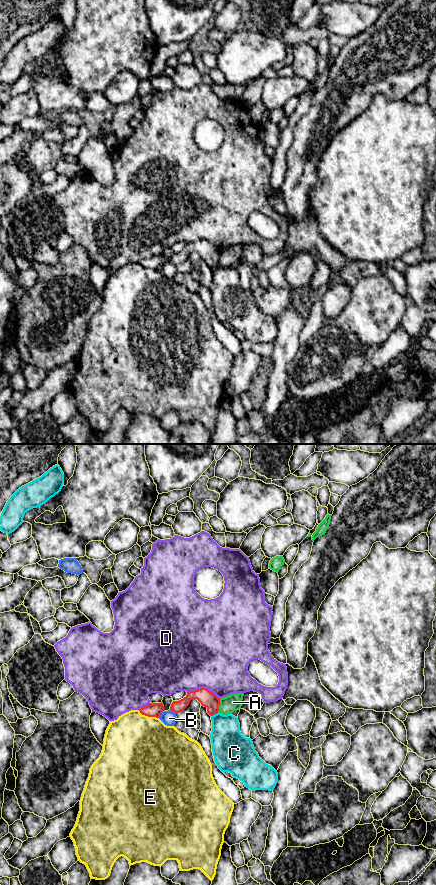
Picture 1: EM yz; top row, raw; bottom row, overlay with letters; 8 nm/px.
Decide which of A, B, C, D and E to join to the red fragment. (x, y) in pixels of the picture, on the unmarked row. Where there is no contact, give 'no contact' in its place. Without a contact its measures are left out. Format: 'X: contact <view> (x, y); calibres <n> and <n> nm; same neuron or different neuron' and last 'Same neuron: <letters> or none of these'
A: contact yz (219, 256); calibres 130 and 140 nm; different neuron
B: contact yz (173, 263); calibres 100 and 120 nm; different neuron
C: contact yz (214, 266); calibres 130 and 260 nm; different neuron
D: contact yz (204, 240); calibres 130 and 500 nm; different neuron
E: contact yz (148, 268); calibres 110 and 500 nm; different neuron
Same neuron: none of these

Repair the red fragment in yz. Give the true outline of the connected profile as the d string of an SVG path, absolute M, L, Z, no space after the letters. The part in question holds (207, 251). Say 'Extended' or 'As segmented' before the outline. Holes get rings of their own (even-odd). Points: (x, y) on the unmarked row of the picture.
As segmented. M206 240L187 244L187 247L183 251L172 254L170 262L177 266L183 263L192 251L197 251L202 258L206 259L207 265L210 268L219 264L220 250Z

